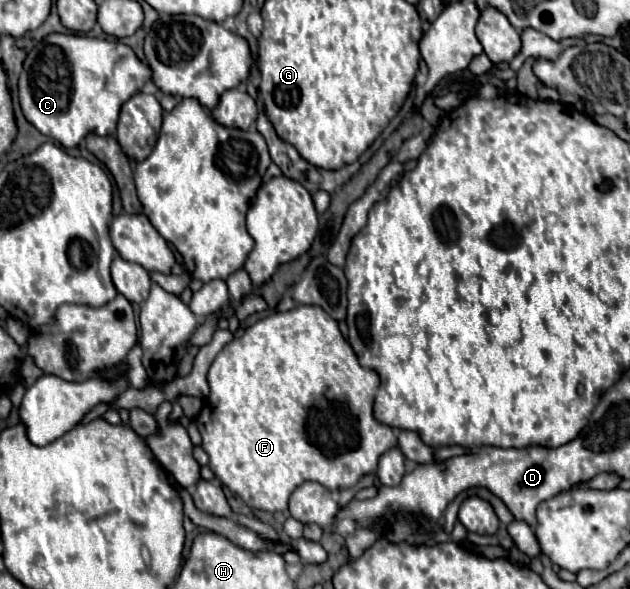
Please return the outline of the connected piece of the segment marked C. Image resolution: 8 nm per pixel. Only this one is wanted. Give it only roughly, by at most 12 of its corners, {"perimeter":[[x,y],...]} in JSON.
{"perimeter":[[47,34],[25,118],[65,148],[115,134],[151,68],[119,40]]}

